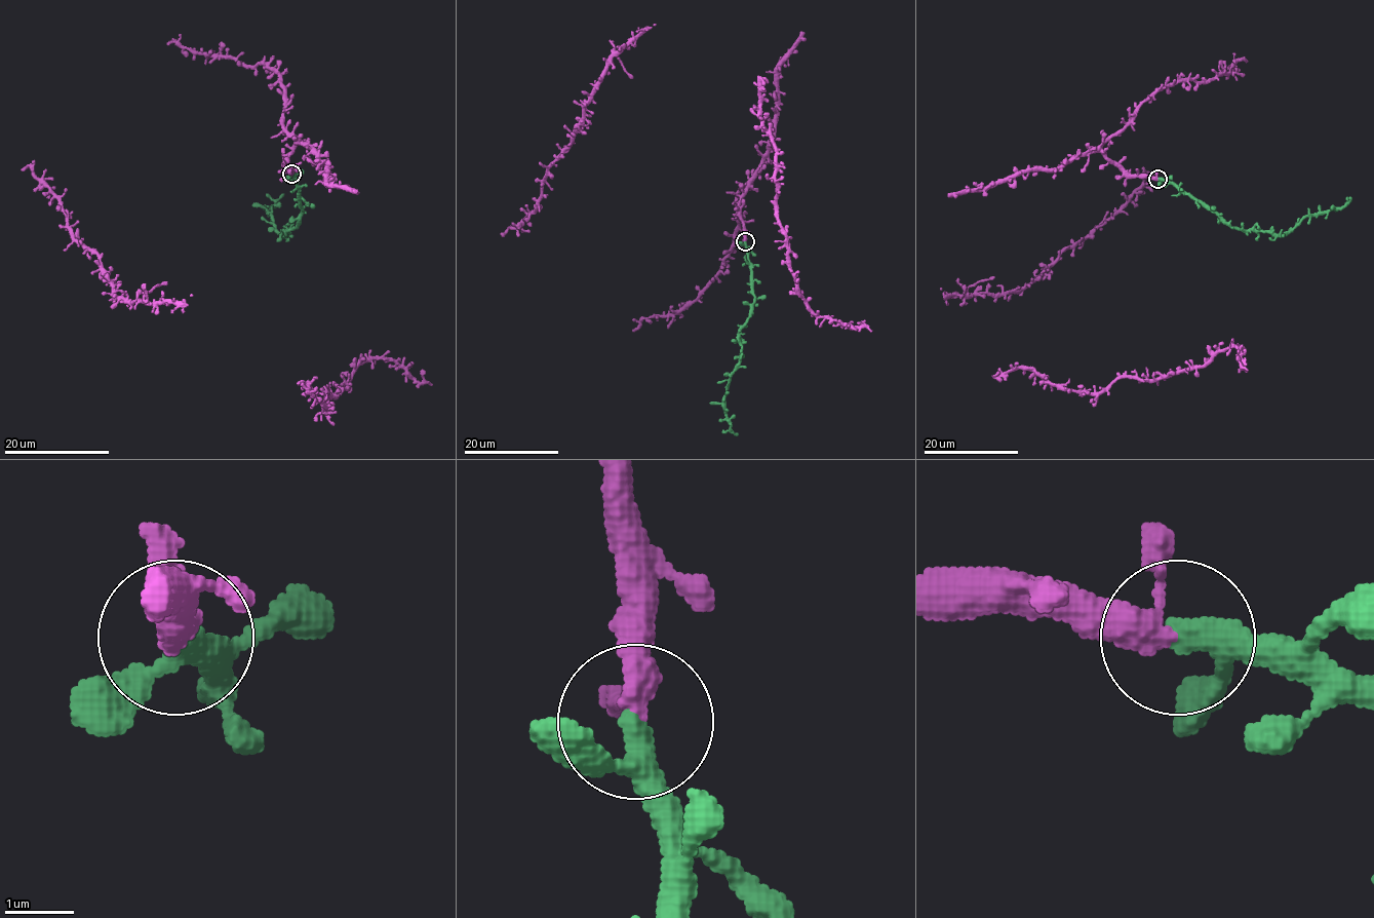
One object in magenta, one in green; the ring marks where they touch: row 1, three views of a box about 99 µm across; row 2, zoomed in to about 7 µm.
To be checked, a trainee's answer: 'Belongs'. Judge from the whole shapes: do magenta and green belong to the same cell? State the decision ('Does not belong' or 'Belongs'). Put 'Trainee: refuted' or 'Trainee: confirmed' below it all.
Belongs
Trainee: confirmed

